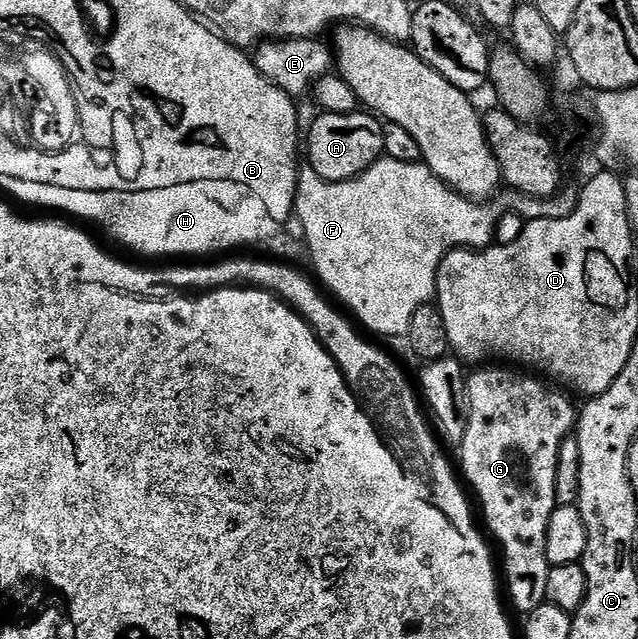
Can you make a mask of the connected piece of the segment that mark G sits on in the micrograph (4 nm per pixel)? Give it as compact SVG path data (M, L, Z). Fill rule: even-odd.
M483 365L472 371L475 372L467 375L467 404L471 412L461 444L463 471L483 502L483 515L487 518L488 529L503 546L503 567L507 570L507 591L511 594L511 603L520 613L526 613L547 602L545 581L549 581L551 567L545 557L545 533L549 529L549 517L557 505L557 453L564 439L572 434L576 426L577 407L562 395L562 390L554 386L546 387L530 379L535 378L530 374L503 365Z

